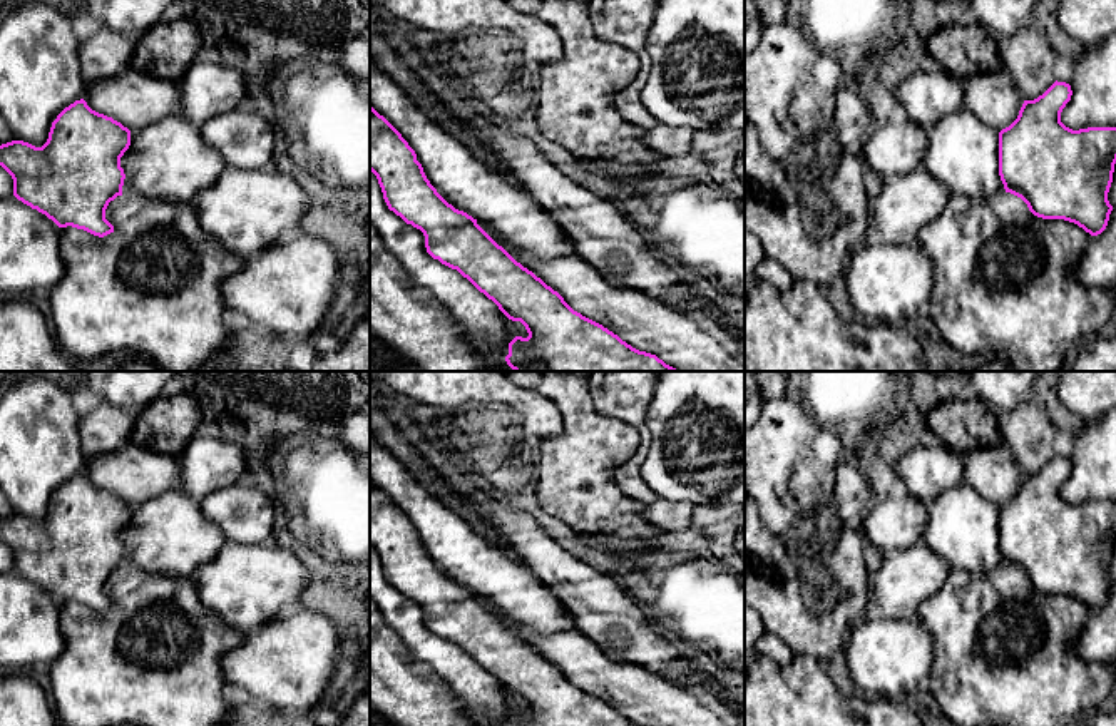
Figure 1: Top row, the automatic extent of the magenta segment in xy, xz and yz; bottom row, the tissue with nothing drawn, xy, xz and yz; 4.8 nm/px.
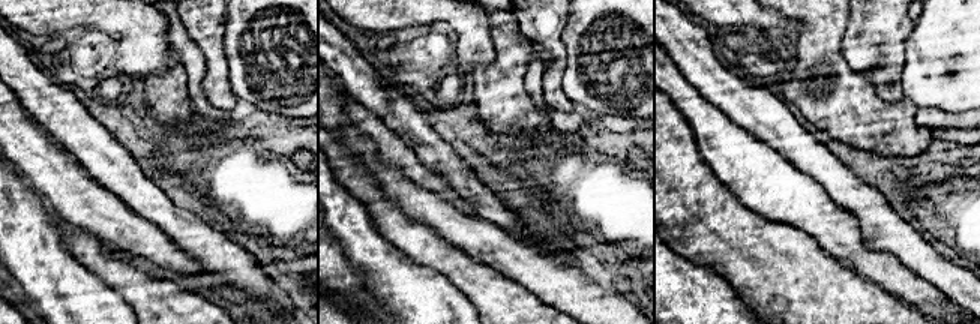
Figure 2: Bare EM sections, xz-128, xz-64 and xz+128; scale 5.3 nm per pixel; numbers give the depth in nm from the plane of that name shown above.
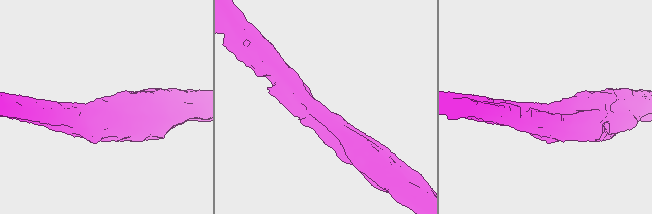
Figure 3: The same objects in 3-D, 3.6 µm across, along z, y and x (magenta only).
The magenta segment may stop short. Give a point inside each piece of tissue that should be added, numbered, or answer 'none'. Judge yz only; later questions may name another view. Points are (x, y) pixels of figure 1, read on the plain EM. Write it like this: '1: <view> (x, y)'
1: yz (962, 527)

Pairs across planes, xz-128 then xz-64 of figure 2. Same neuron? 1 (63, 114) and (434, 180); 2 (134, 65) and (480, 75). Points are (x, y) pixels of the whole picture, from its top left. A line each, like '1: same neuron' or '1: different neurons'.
1: different neurons
2: different neurons

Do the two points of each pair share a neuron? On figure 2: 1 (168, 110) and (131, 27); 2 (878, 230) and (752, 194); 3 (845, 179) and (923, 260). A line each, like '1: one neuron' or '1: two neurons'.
1: two neurons
2: two neurons
3: one neuron

